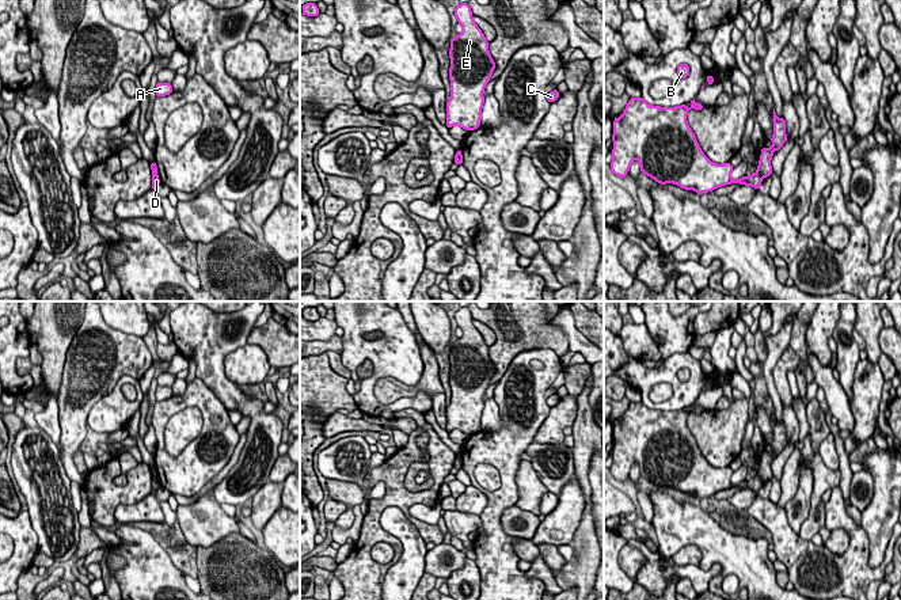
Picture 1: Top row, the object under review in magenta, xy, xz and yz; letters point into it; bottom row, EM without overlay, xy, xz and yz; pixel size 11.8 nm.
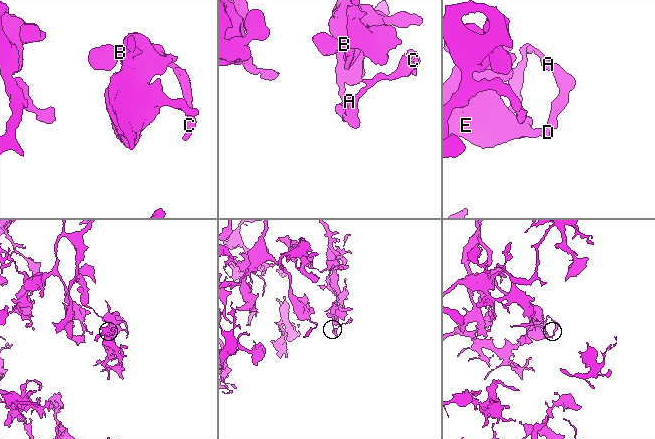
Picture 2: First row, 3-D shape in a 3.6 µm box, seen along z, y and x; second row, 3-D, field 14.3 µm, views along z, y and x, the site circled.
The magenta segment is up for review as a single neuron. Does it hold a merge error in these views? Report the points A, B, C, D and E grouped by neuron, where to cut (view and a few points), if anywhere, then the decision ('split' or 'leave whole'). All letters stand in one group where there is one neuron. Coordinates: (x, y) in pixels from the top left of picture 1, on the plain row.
groups A C / B D E; cut yz (757, 474), (763, 481); split

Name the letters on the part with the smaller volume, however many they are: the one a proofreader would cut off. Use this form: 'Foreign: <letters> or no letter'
Foreign: A, C

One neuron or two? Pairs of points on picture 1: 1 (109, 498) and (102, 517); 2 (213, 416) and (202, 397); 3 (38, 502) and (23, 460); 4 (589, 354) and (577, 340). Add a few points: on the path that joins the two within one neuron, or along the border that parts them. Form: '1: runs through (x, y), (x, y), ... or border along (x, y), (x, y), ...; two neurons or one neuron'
1: runs through (105, 502), (103, 513); one neuron
2: runs through (213, 411), (205, 401); one neuron
3: runs through (38, 492), (38, 475), (34, 471); one neuron
4: runs through (588, 350), (581, 344); one neuron

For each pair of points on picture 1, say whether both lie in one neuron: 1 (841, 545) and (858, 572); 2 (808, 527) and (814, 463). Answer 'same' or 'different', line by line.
1: different
2: same

